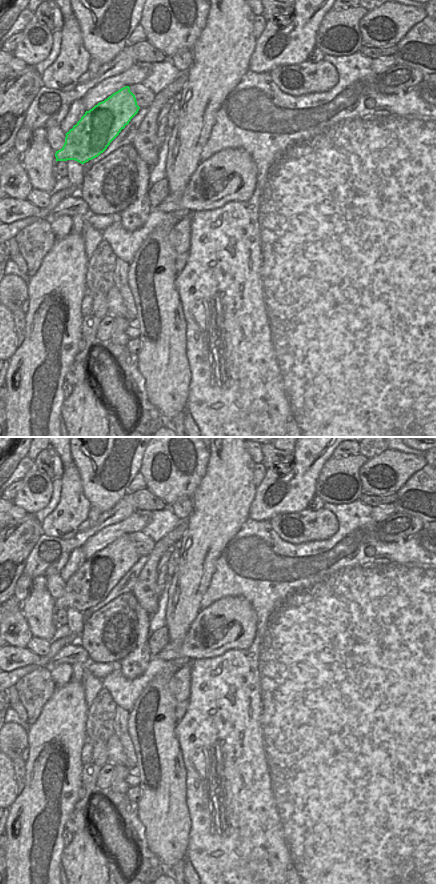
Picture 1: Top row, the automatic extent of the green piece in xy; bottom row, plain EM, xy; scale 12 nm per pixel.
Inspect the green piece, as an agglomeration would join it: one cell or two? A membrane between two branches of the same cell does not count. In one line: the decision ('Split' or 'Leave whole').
Leave whole

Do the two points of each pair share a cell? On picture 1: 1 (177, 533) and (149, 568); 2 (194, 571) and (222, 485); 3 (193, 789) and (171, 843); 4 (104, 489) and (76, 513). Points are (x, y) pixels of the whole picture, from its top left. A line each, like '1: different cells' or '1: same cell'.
1: same cell
2: same cell
3: different cells
4: different cells

